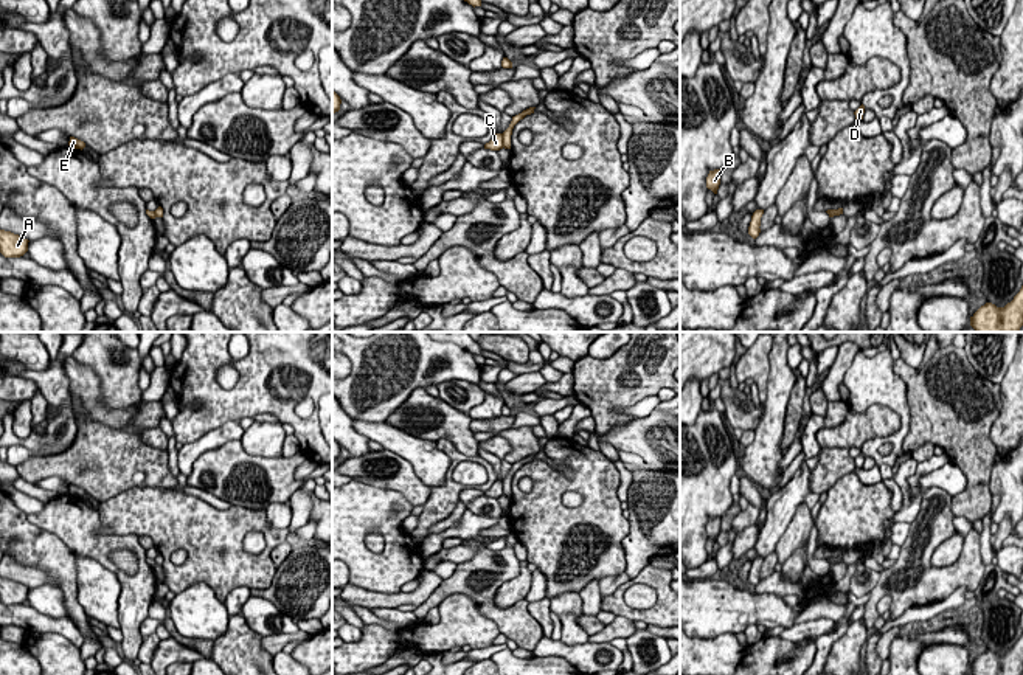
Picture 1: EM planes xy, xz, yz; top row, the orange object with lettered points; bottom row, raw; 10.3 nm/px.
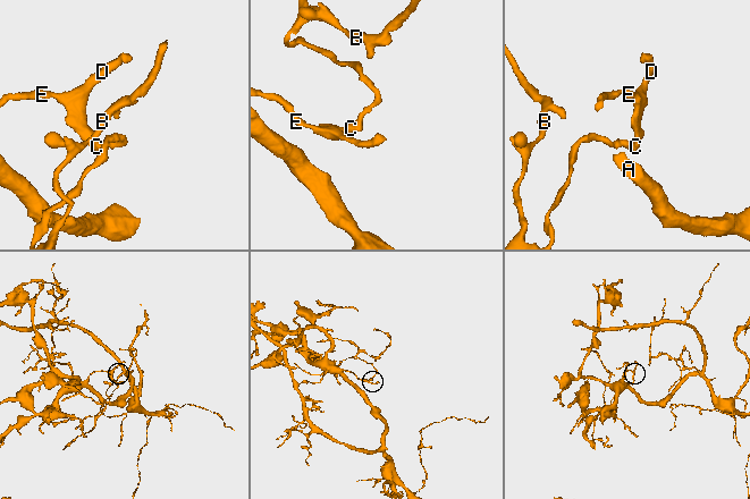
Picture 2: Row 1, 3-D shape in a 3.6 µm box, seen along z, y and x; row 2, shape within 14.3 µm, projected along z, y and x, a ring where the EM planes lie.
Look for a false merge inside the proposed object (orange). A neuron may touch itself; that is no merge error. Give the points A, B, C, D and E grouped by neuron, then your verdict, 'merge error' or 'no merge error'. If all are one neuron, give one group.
A C D E / B | merge error

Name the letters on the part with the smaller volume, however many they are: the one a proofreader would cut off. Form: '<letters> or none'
B

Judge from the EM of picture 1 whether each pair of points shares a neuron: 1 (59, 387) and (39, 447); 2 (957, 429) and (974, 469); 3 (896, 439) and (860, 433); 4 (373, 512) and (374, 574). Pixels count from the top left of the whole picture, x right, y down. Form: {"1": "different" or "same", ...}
{"1": "same", "2": "same", "3": "different", "4": "same"}

